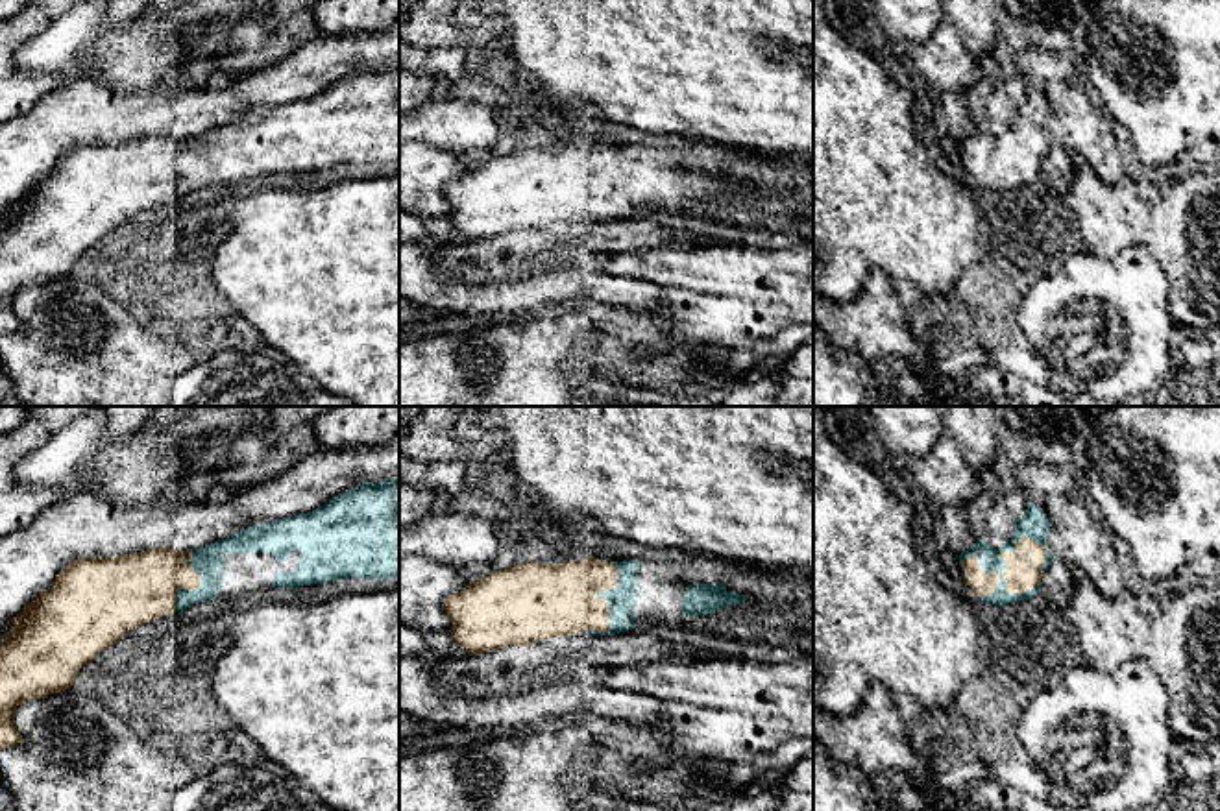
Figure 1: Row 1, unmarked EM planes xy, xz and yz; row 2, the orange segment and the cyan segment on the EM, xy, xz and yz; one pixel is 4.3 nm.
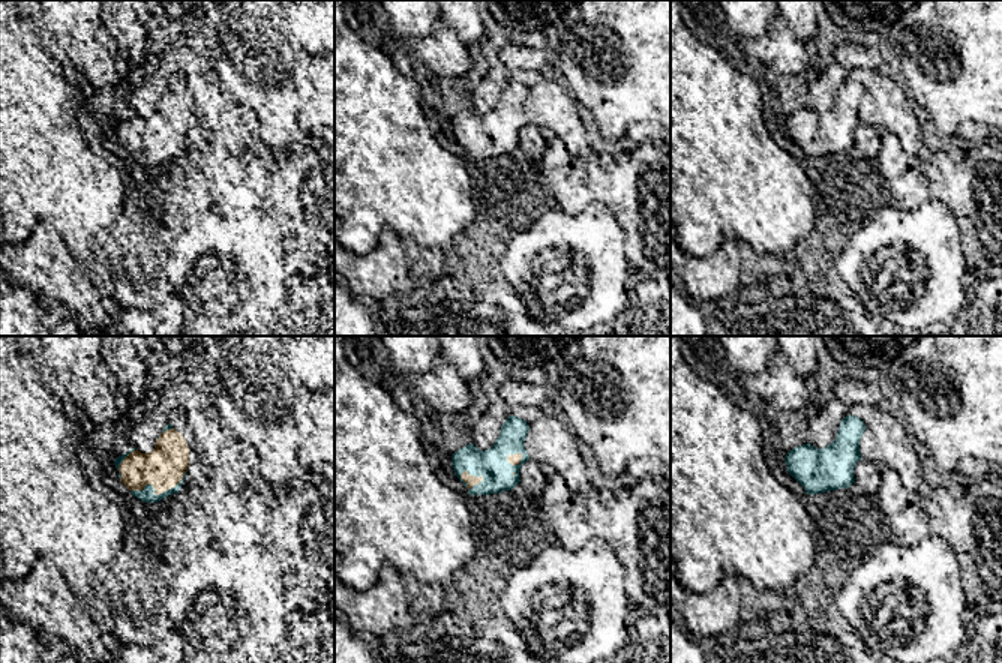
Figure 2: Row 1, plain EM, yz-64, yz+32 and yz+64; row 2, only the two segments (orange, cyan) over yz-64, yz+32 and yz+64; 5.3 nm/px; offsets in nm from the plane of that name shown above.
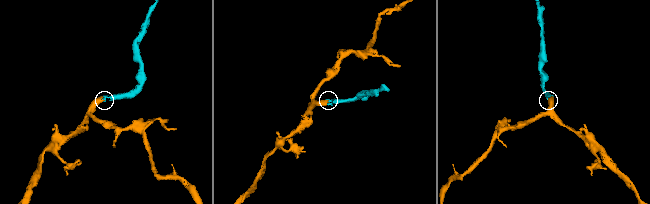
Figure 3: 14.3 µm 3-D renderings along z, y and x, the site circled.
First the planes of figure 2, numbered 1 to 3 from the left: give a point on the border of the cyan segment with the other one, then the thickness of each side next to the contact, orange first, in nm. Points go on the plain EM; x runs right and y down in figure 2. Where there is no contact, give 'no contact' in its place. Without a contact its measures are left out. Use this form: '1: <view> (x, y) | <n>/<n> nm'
1: yz-64 (158, 158) | 220/80 nm
2: yz+32 (470, 140) | 50/160 nm
3: no contact

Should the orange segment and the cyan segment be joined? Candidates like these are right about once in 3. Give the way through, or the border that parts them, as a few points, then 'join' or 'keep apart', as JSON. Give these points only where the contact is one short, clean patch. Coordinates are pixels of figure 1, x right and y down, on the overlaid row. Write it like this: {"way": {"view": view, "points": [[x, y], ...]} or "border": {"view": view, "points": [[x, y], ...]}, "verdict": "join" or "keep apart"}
{"verdict": "join"}

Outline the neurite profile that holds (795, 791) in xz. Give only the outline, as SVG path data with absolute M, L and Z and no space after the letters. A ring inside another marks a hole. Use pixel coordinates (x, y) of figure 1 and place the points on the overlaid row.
M813 752L780 772L776 811L813 811Z

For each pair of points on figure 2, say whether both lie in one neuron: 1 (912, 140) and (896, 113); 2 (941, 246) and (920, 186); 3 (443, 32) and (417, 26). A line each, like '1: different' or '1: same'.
1: same
2: different
3: different

